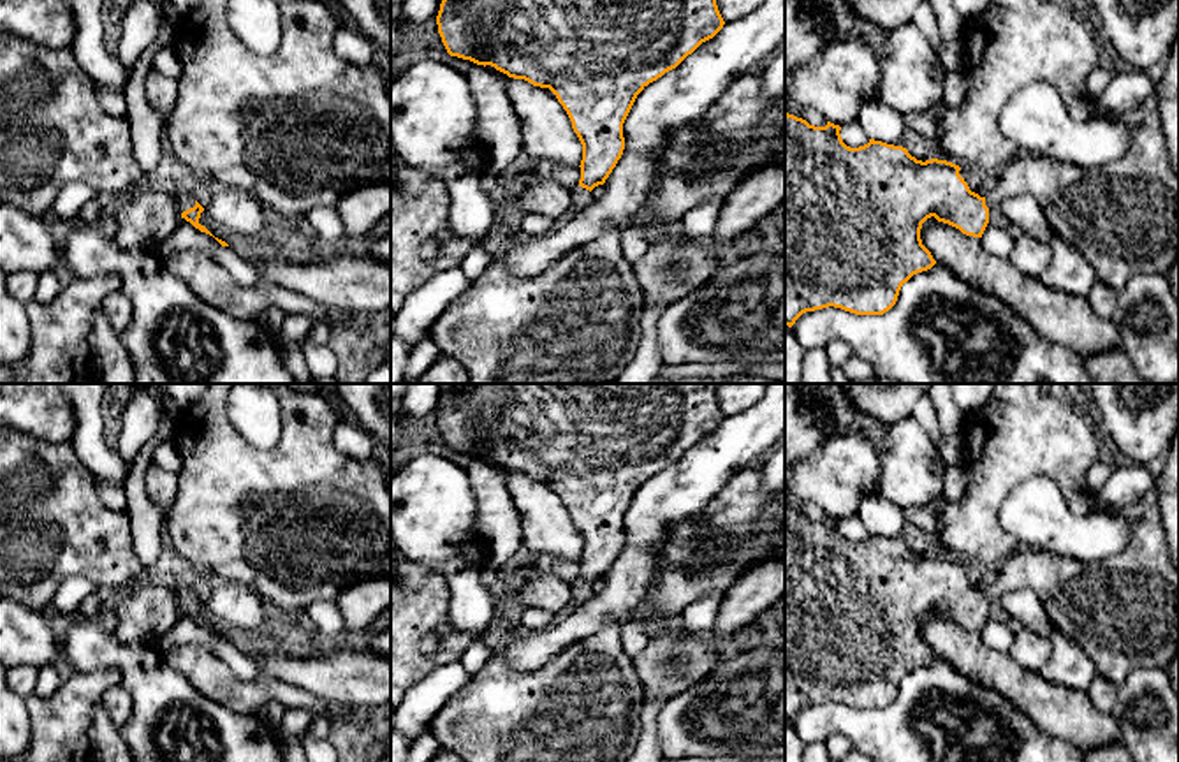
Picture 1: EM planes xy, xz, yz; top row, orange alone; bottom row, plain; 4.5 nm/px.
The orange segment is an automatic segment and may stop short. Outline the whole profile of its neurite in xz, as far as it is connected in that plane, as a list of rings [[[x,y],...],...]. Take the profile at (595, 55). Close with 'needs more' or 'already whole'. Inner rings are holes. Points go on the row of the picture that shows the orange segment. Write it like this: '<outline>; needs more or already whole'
[[[442,0],[436,16],[438,33],[450,56],[470,60],[477,65],[491,65],[514,79],[524,79],[533,86],[549,88],[567,111],[572,128],[582,144],[581,180],[572,188],[572,204],[582,211],[593,199],[591,190],[604,185],[625,150],[623,123],[637,99],[637,95],[665,72],[676,69],[702,42],[713,39],[725,25],[716,0]]]; needs more

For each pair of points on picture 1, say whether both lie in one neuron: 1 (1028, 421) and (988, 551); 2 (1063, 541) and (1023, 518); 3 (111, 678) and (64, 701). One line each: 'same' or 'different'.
1: same
2: same
3: same

